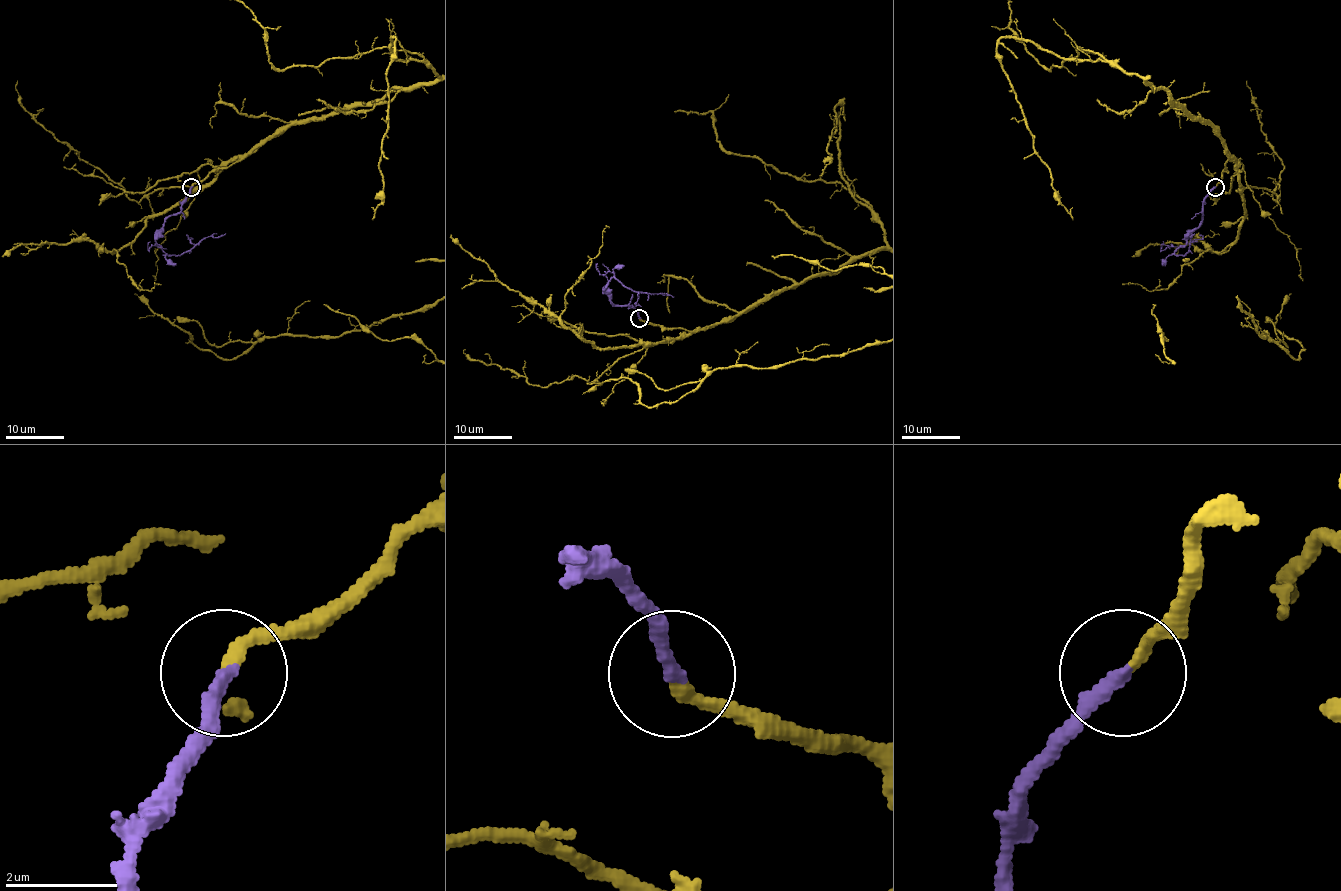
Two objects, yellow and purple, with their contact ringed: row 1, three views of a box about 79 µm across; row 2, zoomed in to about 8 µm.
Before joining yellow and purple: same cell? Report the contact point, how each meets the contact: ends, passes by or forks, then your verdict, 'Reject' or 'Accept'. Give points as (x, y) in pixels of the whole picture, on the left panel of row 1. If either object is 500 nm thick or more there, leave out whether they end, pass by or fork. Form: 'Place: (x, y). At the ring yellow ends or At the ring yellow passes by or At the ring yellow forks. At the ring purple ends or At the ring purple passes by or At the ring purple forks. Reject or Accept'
Place: (191, 187). At the ring yellow ends. At the ring purple ends. Accept

